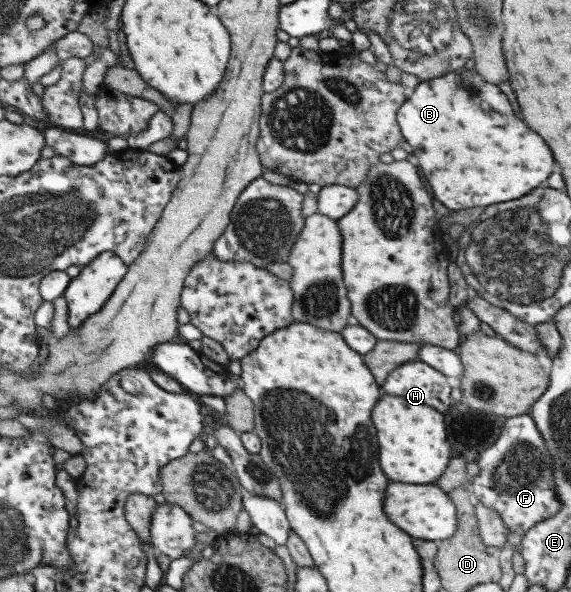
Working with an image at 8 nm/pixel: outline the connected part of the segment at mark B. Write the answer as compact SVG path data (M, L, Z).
M463 67L435 79L420 81L408 101L401 106L398 123L405 139L413 143L413 151L419 157L437 199L455 211L521 199L543 183L553 169L551 151L543 139L519 119L507 95L497 85L487 83L474 68Z

